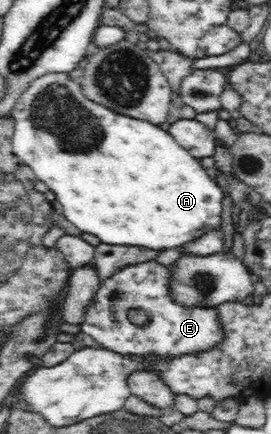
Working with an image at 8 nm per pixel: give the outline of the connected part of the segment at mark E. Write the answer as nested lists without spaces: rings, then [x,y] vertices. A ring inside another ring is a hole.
[[[152,260],[145,261],[141,264],[126,265],[125,268],[115,272],[113,276],[107,278],[101,283],[99,290],[93,297],[92,303],[89,304],[85,314],[85,320],[80,325],[80,334],[90,336],[92,341],[109,351],[118,354],[157,354],[162,358],[175,358],[179,354],[195,354],[206,350],[209,352],[213,345],[221,342],[220,327],[214,308],[183,308],[175,304],[168,295],[168,278],[170,277],[170,266],[159,266]],[[129,308],[145,308],[152,315],[152,321],[146,327],[133,325],[127,319]]]

